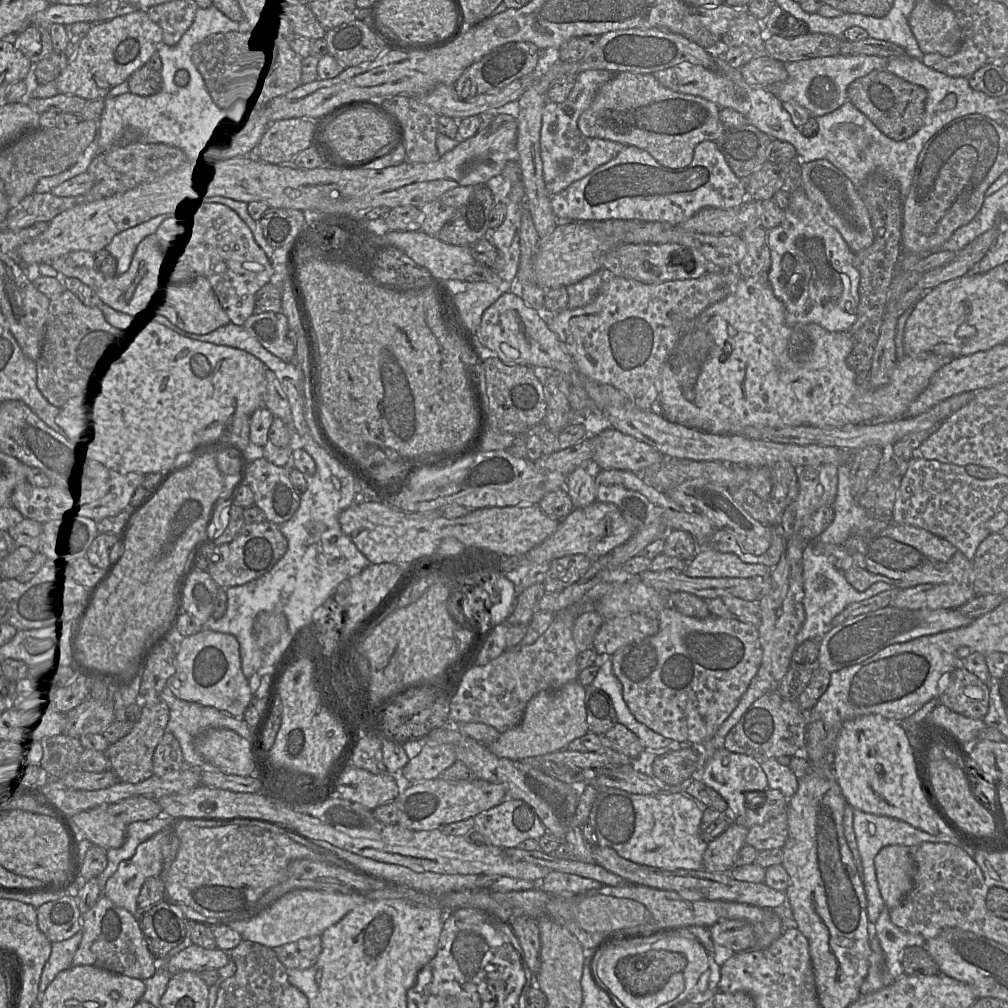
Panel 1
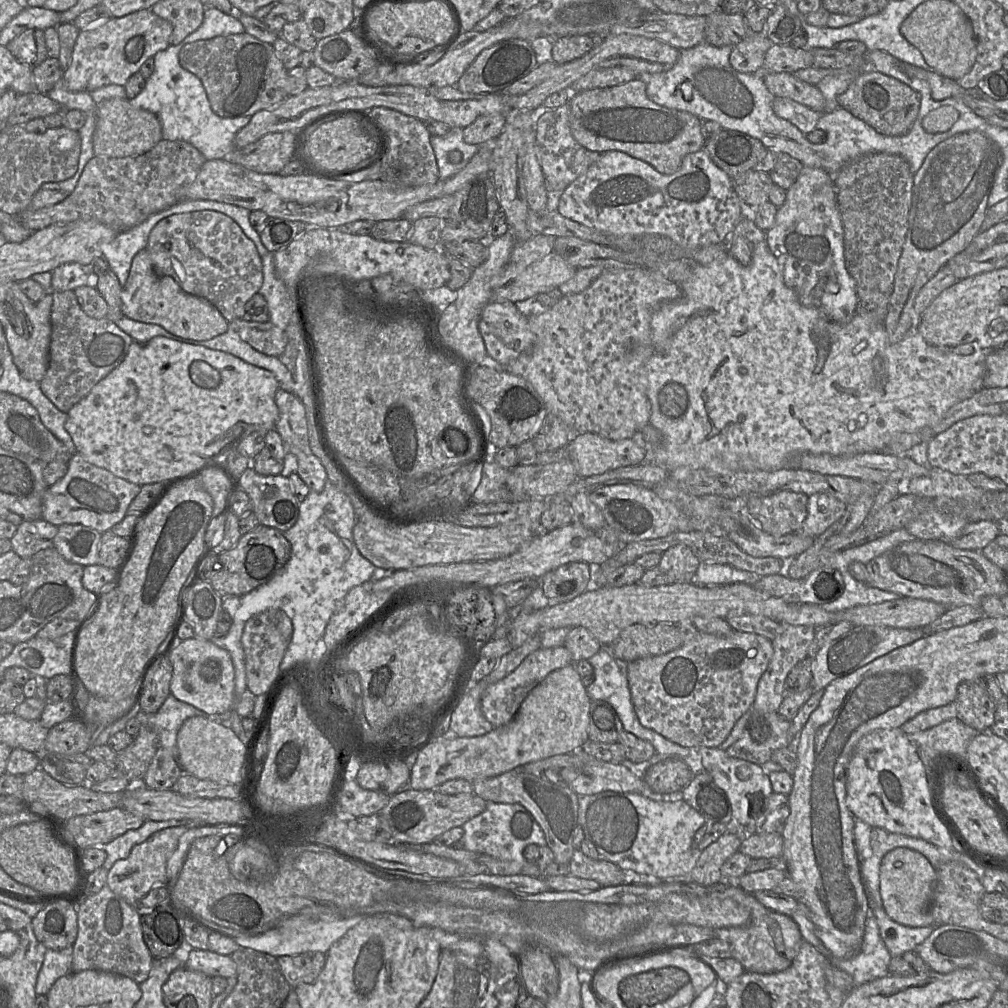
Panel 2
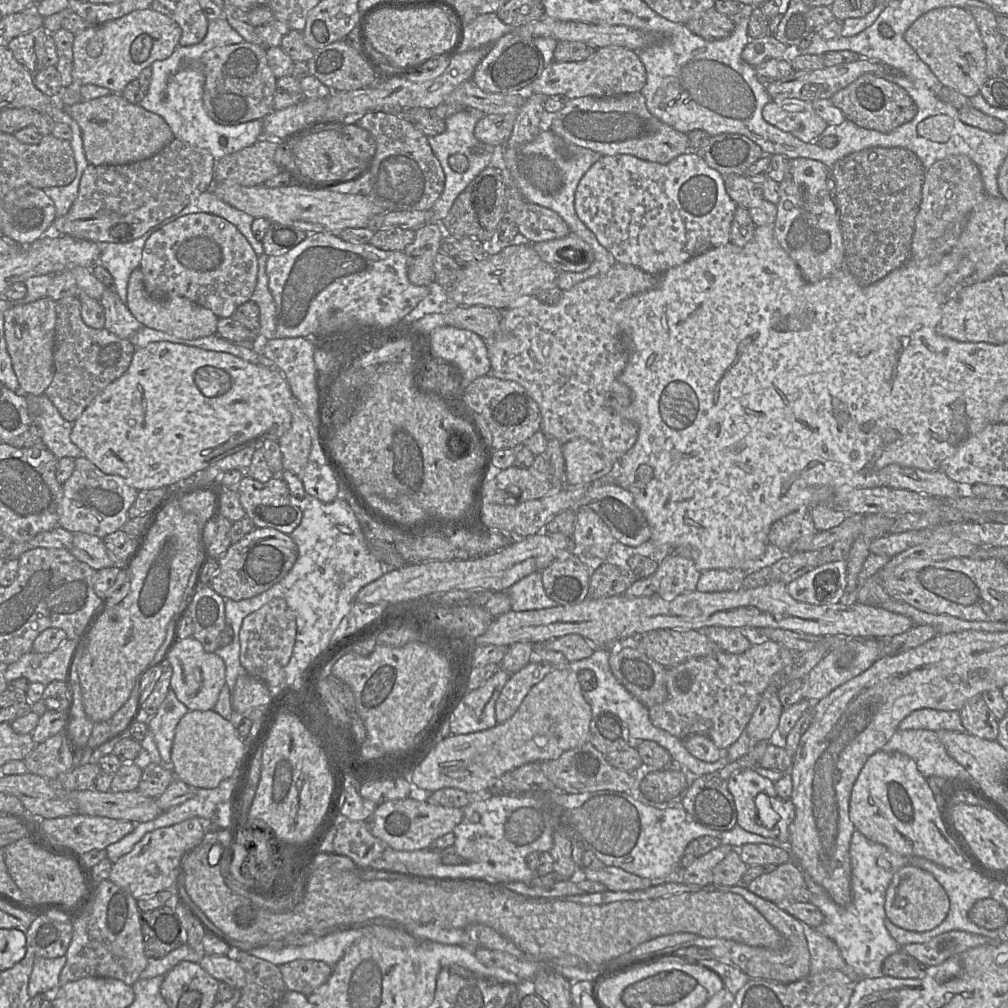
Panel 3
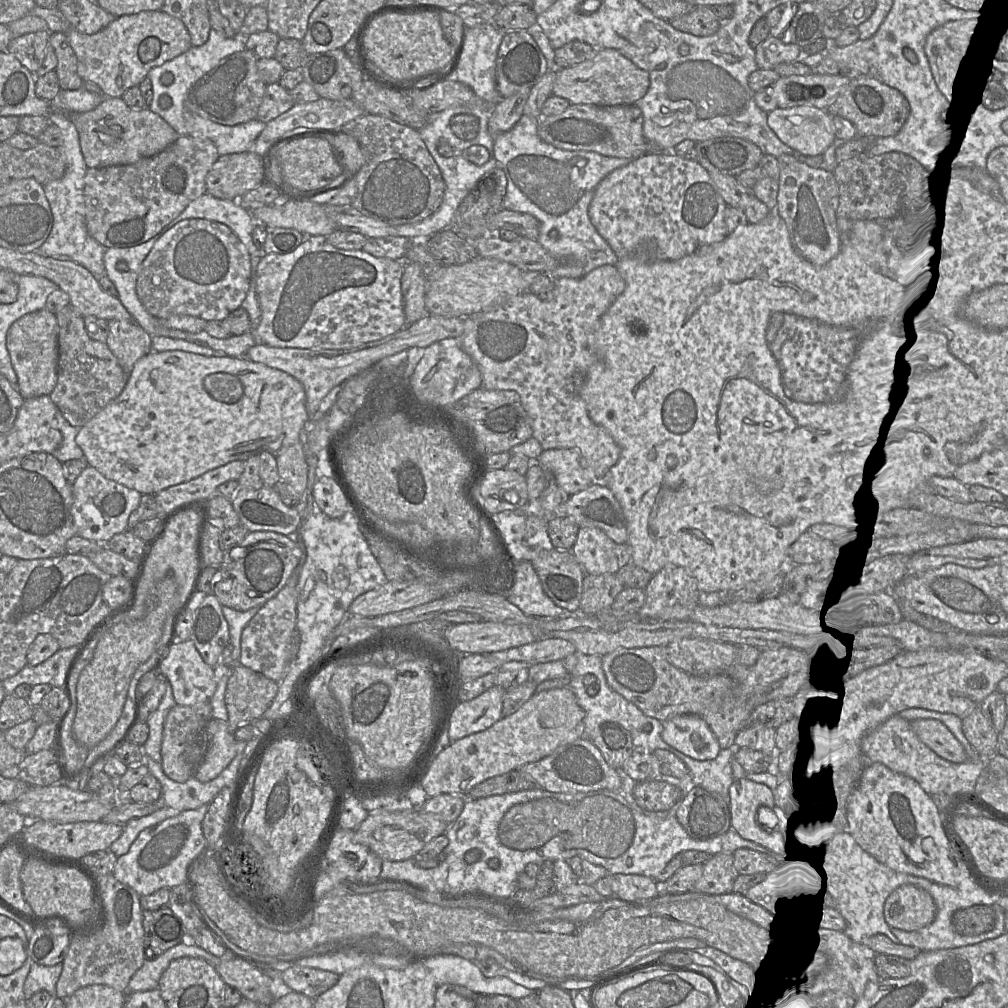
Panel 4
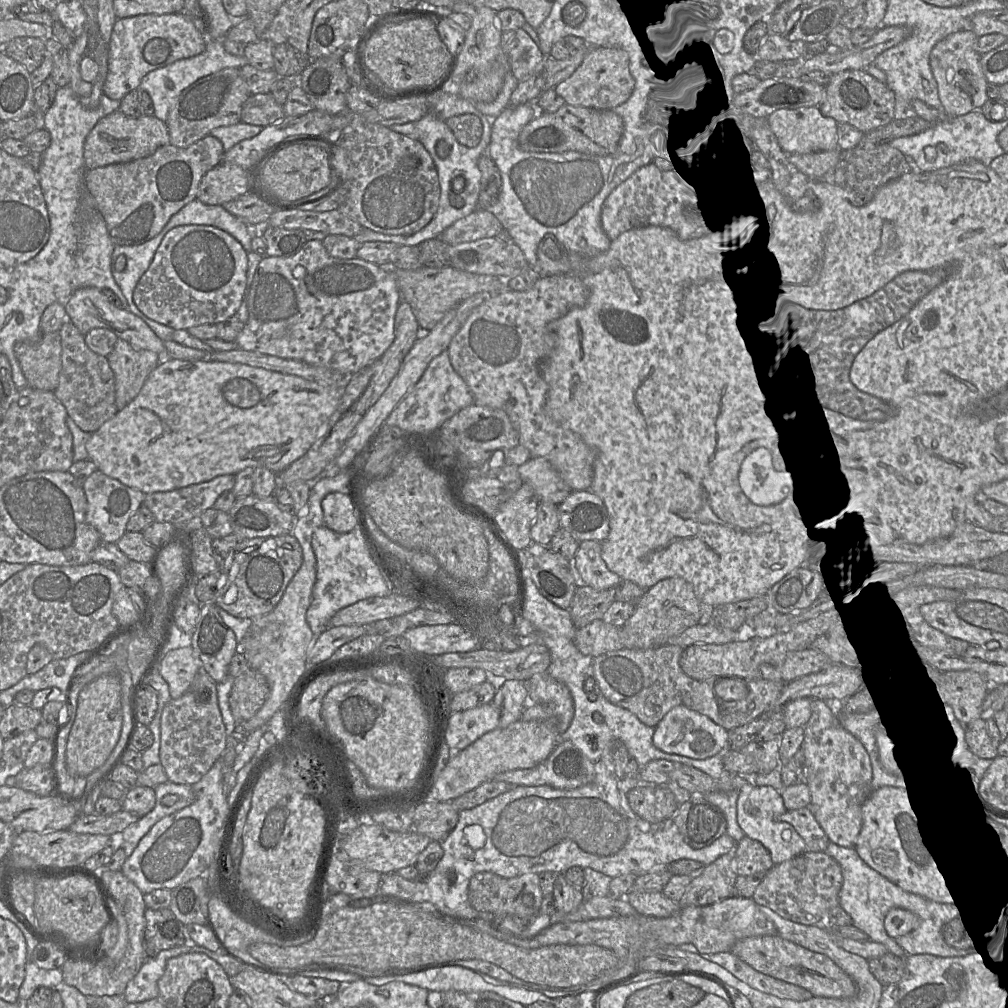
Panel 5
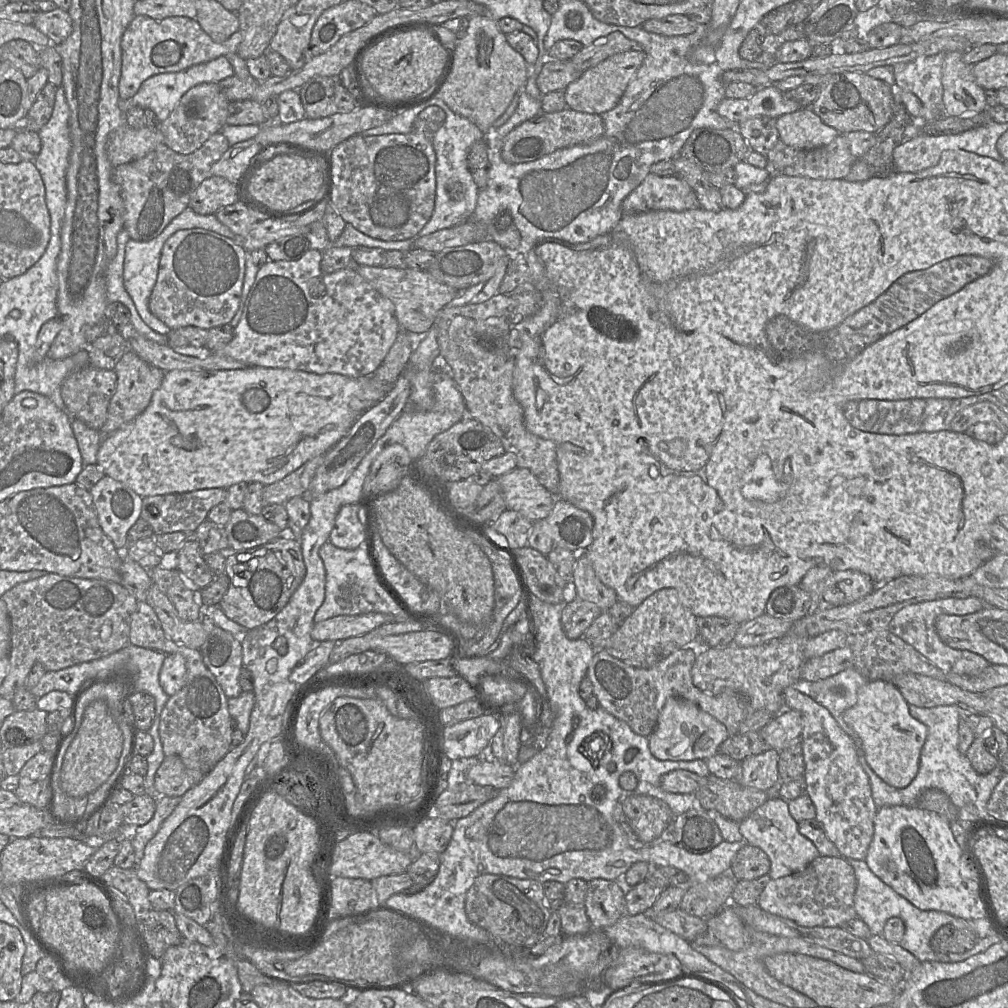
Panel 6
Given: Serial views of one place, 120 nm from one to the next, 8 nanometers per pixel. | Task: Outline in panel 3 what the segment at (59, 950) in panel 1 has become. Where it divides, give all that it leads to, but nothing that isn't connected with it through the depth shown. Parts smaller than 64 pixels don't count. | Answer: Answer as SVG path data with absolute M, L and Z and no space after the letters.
M66 956L57 958L36 957L28 982L32 999L38 993L53 993L59 987L59 976L66 963Z

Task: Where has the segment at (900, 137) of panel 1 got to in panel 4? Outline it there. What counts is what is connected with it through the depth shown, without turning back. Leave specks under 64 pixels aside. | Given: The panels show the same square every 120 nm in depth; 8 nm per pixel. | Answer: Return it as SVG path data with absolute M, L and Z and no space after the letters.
M852 74L836 99L825 108L829 115L838 115L851 122L859 137L884 137L896 134L909 114L909 103L901 92L871 74Z

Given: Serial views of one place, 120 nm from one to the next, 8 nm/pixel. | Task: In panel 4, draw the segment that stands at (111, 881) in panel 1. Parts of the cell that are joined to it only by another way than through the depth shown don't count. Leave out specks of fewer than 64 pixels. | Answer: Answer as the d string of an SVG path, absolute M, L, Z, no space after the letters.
M204 804L198 809L186 810L144 829L132 843L128 853L117 858L113 876L139 896L150 895L160 888L172 889L188 882L189 867L207 848L202 821L208 810L209 804Z

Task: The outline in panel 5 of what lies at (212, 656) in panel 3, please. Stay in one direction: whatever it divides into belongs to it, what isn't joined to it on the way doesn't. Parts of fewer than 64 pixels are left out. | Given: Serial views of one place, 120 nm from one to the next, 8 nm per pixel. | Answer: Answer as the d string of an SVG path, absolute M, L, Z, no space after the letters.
M192 646L167 652L159 663L159 673L169 685L172 699L180 698L190 687L202 662Z

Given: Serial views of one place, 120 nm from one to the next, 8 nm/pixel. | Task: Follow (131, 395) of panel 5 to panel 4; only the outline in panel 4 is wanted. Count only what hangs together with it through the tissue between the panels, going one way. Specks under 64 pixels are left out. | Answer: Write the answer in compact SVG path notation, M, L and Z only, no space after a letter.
M108 321L107 345L126 374L151 350L151 336L136 322Z

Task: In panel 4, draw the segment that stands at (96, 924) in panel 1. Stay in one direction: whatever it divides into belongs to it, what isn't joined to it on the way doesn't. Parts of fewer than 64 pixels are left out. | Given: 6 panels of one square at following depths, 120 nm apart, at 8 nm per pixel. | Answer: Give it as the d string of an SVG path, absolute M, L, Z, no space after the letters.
M113 874L100 876L100 886L107 911L106 924L91 936L75 937L70 940L68 951L62 962L63 969L56 983L56 996L61 999L68 998L79 988L97 984L125 992L131 977L146 960L140 896L132 888L116 880Z

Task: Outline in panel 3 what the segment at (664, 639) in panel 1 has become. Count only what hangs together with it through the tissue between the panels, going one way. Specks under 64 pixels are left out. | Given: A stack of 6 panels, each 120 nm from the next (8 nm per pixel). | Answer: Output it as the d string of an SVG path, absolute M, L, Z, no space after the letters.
M757 639L749 649L741 654L731 654L723 650L698 658L692 658L671 668L666 668L666 699L648 708L652 724L671 735L684 739L692 735L708 737L724 752L744 731L754 713L763 692L793 661L795 652L770 639Z

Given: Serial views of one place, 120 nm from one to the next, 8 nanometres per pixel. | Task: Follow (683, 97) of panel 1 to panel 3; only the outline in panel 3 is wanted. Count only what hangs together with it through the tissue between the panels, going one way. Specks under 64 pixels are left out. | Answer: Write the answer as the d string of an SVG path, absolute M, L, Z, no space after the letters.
M641 92L571 99L544 124L556 136L602 156L628 154L642 160L665 164L689 150L688 134L652 115Z

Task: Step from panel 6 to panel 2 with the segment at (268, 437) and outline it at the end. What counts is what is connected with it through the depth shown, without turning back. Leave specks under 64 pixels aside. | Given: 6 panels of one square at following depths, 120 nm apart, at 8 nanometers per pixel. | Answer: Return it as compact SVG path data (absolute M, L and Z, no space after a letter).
M156 336L147 342L133 341L122 363L100 380L86 397L69 410L64 428L75 445L76 453L80 454L85 461L139 486L157 482L167 483L210 464L226 445L230 443L238 445L253 432L268 432L275 429L279 417L275 394L279 388L279 383L271 371L249 364L230 353Z

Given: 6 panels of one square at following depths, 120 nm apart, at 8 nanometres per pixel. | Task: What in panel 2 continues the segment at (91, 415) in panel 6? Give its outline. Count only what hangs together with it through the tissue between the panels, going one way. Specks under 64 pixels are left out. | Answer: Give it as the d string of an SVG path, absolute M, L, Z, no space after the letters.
M72 290L51 293L49 362L39 384L43 394L67 414L100 380L122 363L134 340L106 317L89 317Z

